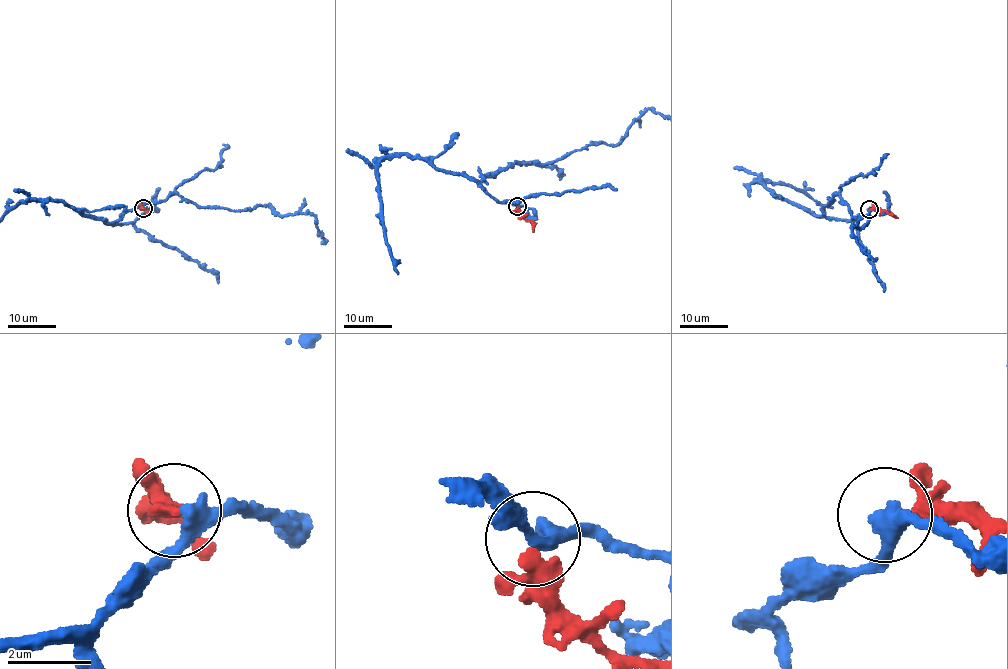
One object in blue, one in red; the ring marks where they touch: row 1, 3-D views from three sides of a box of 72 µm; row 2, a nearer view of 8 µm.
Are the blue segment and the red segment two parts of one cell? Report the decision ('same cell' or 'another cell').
another cell

